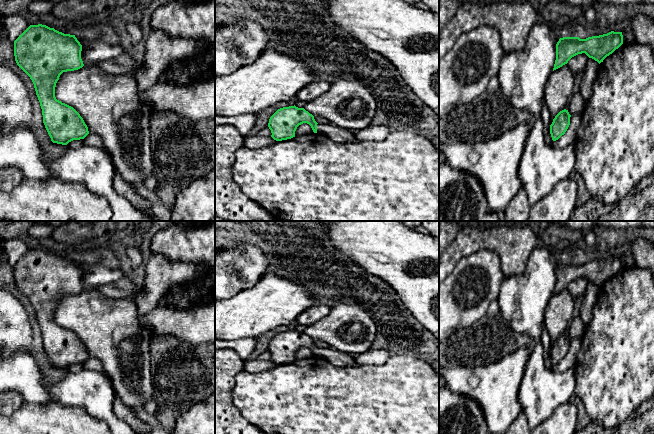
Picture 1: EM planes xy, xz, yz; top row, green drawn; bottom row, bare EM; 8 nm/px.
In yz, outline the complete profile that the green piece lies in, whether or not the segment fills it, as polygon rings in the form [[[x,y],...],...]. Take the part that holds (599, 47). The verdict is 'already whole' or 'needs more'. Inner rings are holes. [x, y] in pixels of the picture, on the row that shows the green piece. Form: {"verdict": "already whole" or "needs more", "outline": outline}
{"verdict": "already whole", "outline": [[[614,31],[586,39],[579,37],[560,38],[556,44],[556,60],[553,71],[567,64],[572,57],[582,53],[600,64],[622,44],[622,32]]]}

